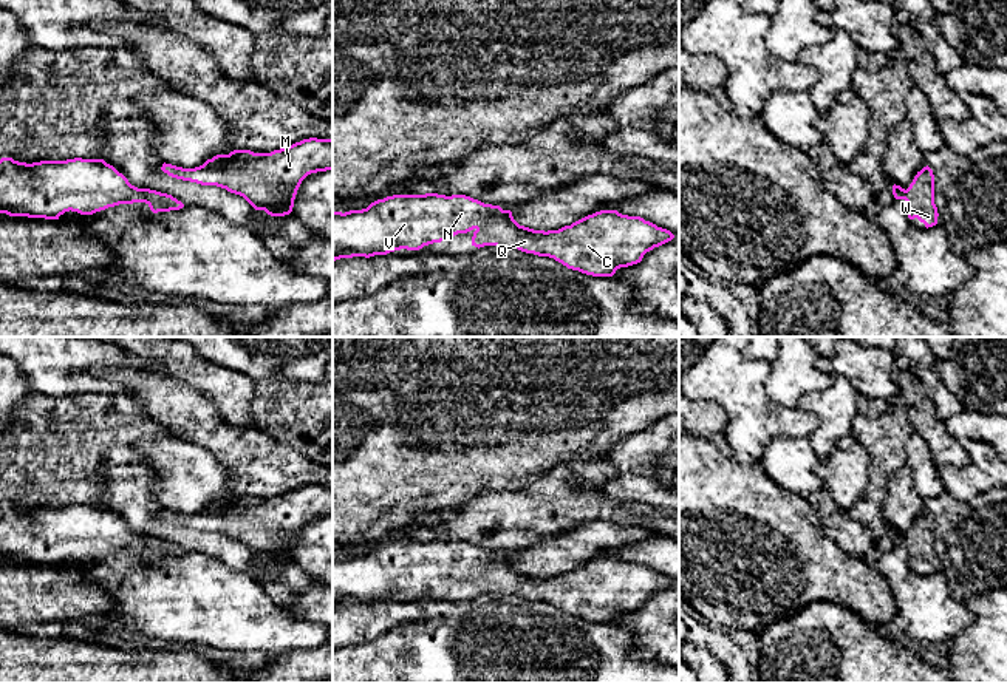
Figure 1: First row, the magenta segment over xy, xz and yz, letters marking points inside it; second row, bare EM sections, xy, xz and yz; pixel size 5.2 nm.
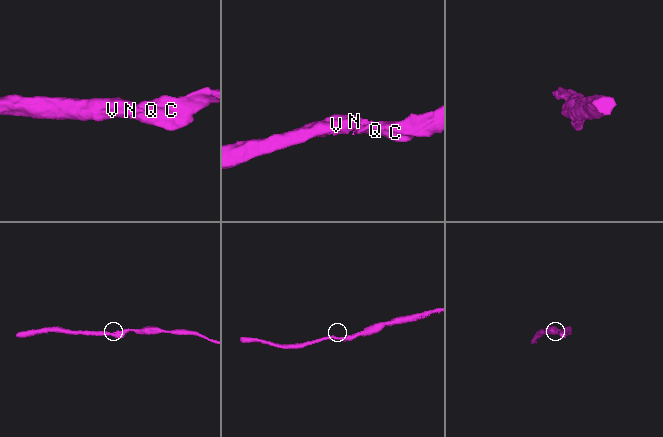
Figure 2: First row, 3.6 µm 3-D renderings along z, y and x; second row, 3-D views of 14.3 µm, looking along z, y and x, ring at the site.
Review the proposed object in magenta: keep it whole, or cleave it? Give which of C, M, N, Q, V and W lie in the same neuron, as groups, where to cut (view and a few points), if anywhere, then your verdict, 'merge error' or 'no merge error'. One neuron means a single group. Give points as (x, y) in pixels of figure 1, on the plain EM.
groups C M N Q V W; cut none; no merge error

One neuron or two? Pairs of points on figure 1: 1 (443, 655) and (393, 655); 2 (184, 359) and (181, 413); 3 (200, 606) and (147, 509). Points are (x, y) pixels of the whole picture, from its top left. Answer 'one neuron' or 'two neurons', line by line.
1: one neuron
2: two neurons
3: two neurons

